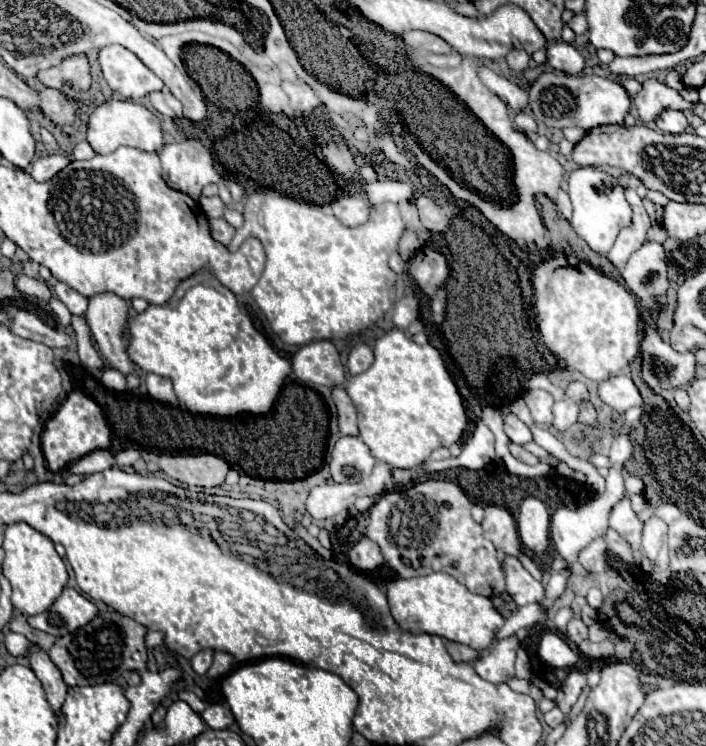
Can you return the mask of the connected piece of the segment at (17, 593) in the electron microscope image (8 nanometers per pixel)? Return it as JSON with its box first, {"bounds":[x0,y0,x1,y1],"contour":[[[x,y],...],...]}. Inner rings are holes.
{"bounds":[3,522,67,614],"contour":[[[25,522],[9,524],[3,536],[5,536],[3,574],[11,582],[11,588],[13,588],[13,594],[11,594],[13,606],[21,610],[23,614],[39,614],[47,610],[53,604],[53,600],[61,594],[63,586],[67,584],[65,564],[55,552],[53,542]]]}

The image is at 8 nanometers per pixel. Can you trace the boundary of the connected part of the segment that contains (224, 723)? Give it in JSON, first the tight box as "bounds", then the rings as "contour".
{"bounds":[201,704,233,730],"contour":[[[211,704],[201,712],[201,718],[213,728],[213,730],[223,730],[233,724],[233,714],[227,704]]]}

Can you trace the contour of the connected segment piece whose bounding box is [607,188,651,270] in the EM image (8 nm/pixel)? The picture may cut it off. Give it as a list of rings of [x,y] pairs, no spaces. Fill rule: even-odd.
[[[627,188],[625,196],[627,196],[627,202],[633,210],[633,218],[631,218],[631,224],[619,232],[619,236],[615,240],[615,246],[607,254],[607,258],[615,264],[617,270],[621,270],[627,264],[629,256],[645,242],[647,230],[651,228],[649,216],[647,216],[645,206],[643,206],[641,198],[637,196],[637,192],[633,188]]]

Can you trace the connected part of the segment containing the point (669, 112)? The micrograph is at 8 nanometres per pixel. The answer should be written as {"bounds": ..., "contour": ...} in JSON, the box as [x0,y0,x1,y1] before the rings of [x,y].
{"bounds":[655,108,687,134],"contour":[[[665,108],[661,114],[657,114],[655,124],[661,132],[669,132],[669,134],[681,134],[687,128],[687,118],[681,110],[673,110],[673,108]]]}

